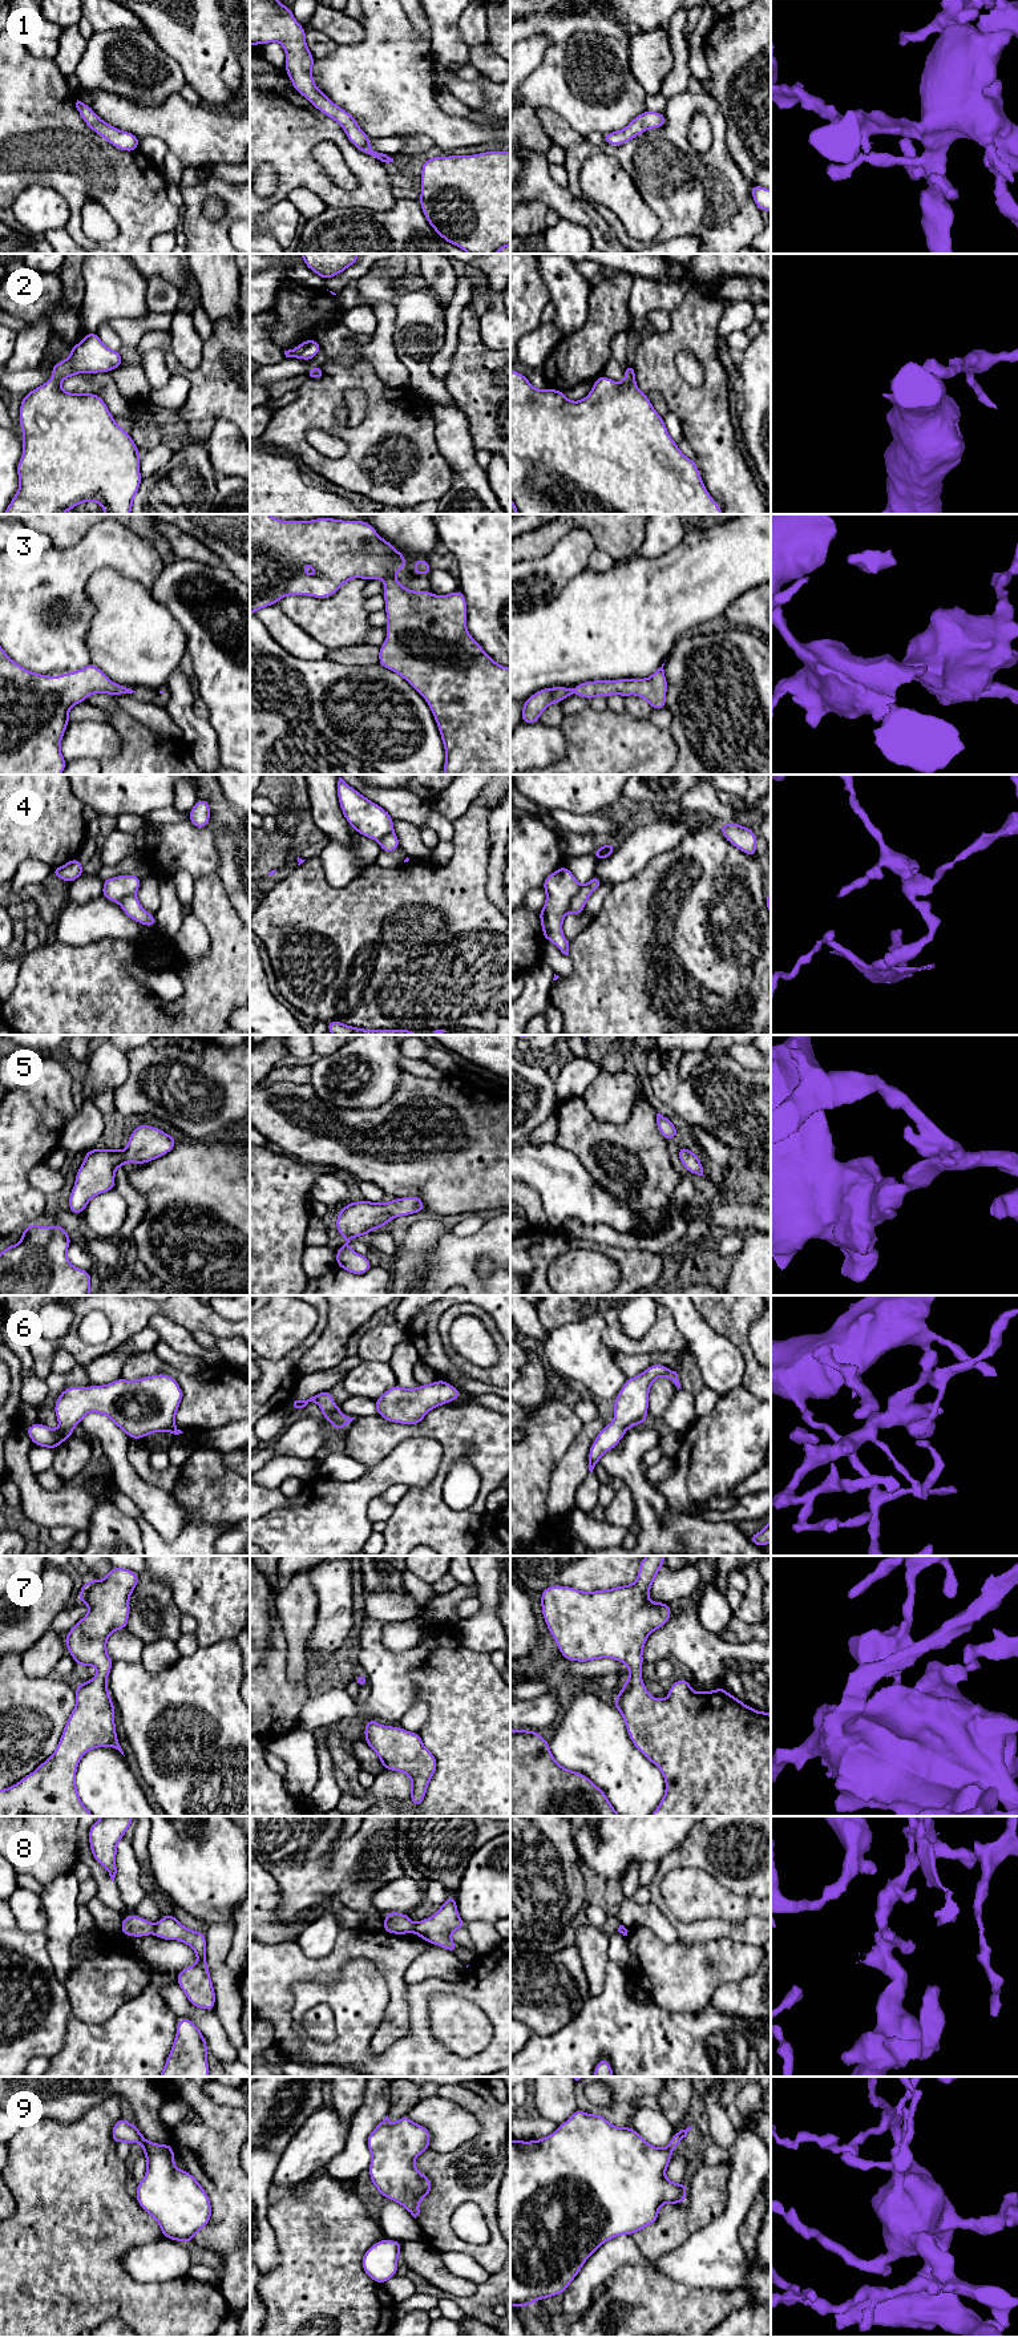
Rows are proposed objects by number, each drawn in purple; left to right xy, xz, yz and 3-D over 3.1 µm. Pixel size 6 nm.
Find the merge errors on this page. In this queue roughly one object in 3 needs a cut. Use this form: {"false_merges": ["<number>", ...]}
{"false_merges": ["4", "8"]}

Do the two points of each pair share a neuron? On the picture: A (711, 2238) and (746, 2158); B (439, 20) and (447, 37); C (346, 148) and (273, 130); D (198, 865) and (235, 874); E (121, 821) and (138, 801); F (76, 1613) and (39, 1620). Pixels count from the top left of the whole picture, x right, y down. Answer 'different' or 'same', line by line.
A: same
B: same
C: same
D: different
E: different
F: different

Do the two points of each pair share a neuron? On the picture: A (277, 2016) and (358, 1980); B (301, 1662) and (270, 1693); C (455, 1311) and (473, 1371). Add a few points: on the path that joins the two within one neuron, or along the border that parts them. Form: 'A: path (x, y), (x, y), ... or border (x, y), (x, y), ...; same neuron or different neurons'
A: border (302, 1980), (293, 1986), (291, 2026), (298, 2040); different neurons
B: border (287, 1644), (287, 1677), (302, 1682); different neurons
C: path (445, 1327), (445, 1345), (457, 1361); same neuron

